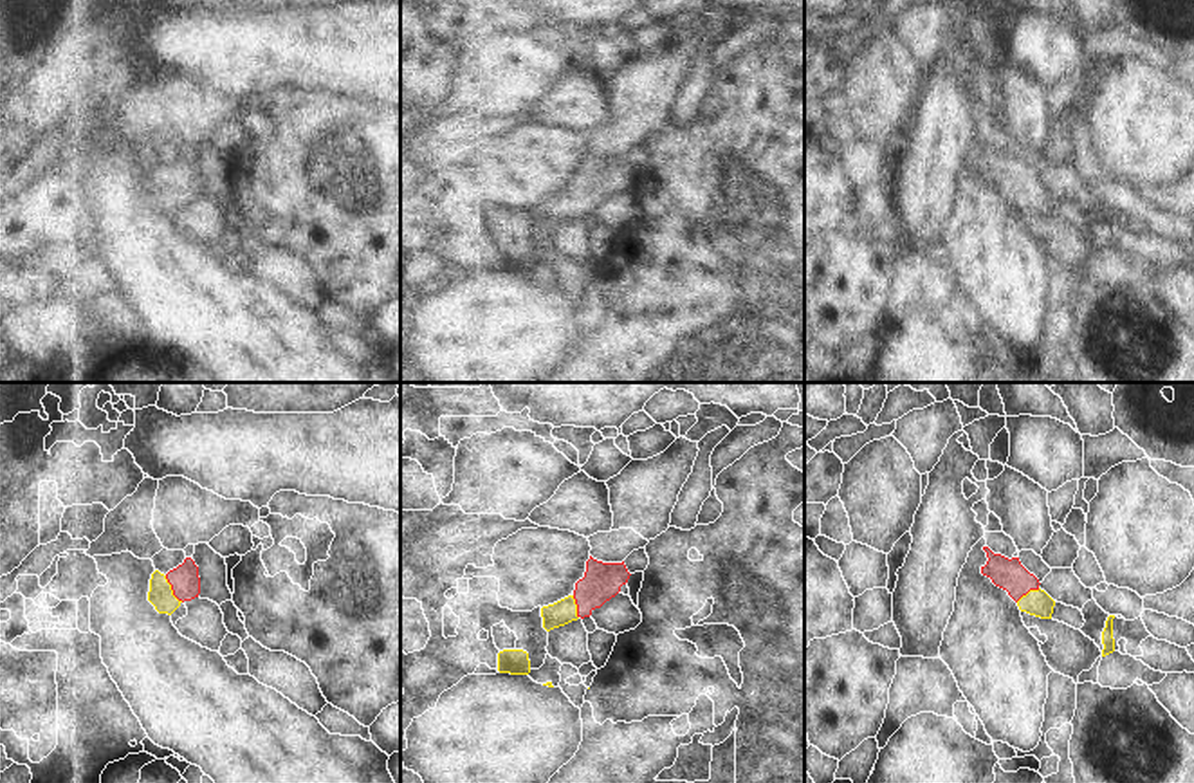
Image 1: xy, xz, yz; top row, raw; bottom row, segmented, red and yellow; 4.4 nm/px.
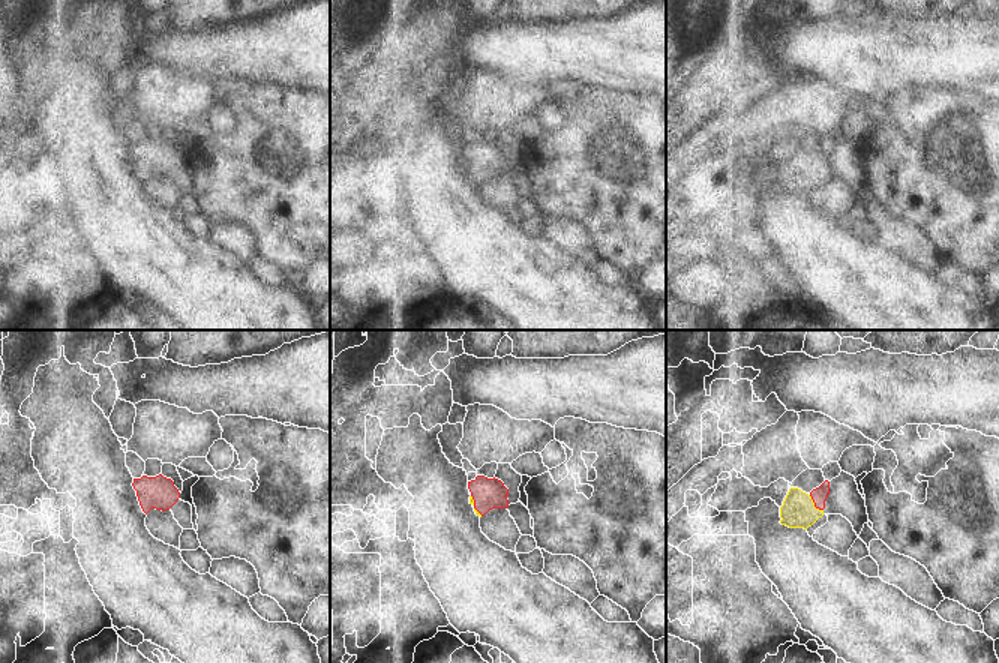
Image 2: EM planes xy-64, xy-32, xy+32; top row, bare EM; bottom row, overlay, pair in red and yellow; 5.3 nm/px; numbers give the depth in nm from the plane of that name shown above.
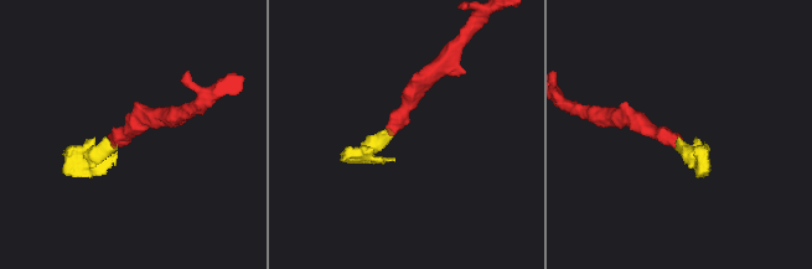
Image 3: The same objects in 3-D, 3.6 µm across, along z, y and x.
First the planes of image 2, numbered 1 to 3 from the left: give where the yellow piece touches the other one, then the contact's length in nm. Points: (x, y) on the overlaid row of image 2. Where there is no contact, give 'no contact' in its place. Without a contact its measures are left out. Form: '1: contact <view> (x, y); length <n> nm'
1: no contact
2: contact xy-32 (473, 498); length 60 nm
3: contact xy+32 (815, 504); length 120 nm

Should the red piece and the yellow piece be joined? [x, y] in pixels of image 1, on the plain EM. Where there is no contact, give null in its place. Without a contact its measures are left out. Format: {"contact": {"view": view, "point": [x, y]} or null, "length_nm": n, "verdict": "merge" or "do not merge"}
{"contact": {"view": "xy", "point": [172, 184]}, "length_nm": 150, "verdict": "merge"}

